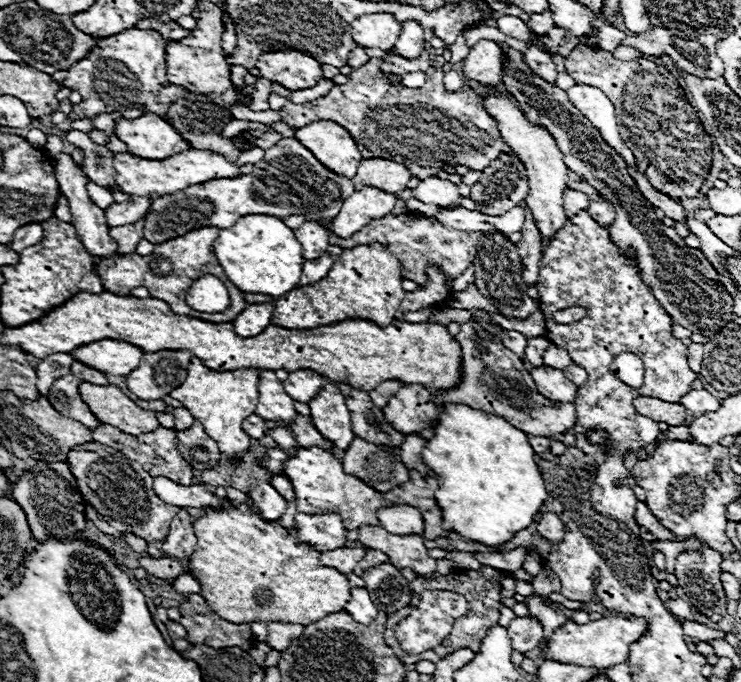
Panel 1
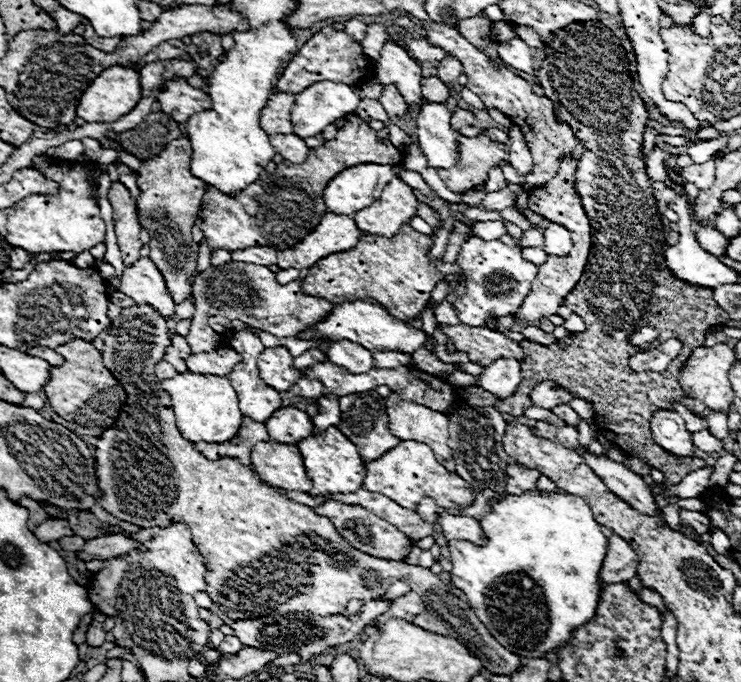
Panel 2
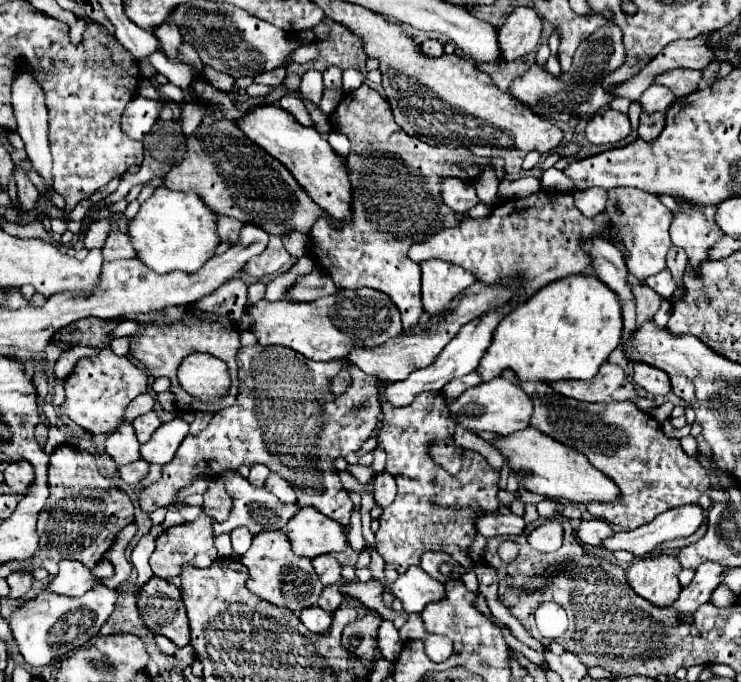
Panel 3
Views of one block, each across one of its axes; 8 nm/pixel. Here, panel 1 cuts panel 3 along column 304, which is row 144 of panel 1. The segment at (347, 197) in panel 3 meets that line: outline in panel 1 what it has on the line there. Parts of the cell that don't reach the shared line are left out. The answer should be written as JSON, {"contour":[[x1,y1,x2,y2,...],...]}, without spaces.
{"contour":[[152,112,140,116,140,118,134,118,134,120,118,120,114,126,114,132,128,146,130,154,146,158,146,160,164,160,164,158,170,158,170,156,190,148,190,142,186,142,170,124,166,124,160,116,156,116]]}

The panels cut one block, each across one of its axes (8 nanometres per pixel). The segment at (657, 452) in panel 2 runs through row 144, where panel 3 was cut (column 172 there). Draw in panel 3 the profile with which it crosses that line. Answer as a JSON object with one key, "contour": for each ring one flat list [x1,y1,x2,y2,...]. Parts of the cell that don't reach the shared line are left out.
{"contour":[[152,578,138,594,138,612,144,626,168,636,178,648,190,642,190,628,180,590,162,578]]}

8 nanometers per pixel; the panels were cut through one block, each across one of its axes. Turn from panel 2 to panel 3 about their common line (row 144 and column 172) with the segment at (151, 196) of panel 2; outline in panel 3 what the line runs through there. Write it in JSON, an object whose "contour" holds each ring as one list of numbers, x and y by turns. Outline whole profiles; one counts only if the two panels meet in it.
{"contour":[[226,112,222,114,222,120,212,126,198,126,188,136,188,154,184,154,180,166,172,166,166,174,166,188,182,192,192,190,216,214,232,216,240,222,252,222,268,234,284,236,290,230,298,230,308,236,314,222,324,218,326,212,310,200,286,166,244,136,236,120,226,118]]}

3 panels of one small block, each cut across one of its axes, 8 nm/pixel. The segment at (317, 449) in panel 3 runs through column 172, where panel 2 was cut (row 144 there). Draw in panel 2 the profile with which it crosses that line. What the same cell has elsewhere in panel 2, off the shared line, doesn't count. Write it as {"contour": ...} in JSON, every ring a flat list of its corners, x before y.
{"contour":[[480,134,476,138,460,138,458,162,452,168,440,168,438,176,444,180,448,190,464,194,474,186,488,180,492,166,508,160,508,148,500,142,492,142,488,136]]}

